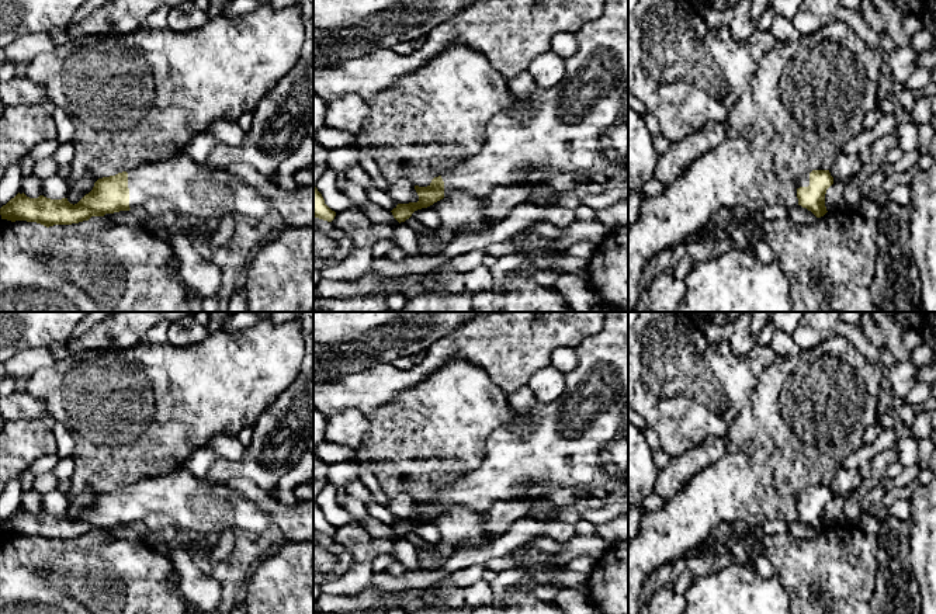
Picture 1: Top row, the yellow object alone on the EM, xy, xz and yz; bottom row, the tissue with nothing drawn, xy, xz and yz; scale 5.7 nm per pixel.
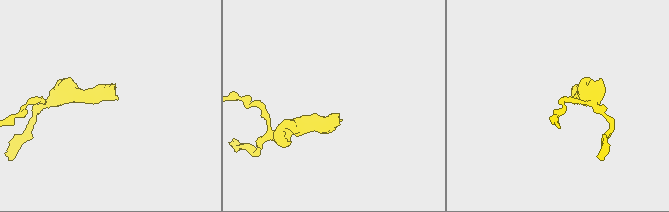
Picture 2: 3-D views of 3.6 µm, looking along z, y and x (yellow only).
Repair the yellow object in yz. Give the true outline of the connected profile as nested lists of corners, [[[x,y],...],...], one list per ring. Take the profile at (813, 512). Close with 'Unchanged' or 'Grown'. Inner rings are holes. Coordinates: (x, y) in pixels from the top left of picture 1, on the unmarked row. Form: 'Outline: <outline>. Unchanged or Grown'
Outline: [[[812,485],[802,489],[798,495],[798,520],[811,525],[817,533],[828,525],[825,521],[826,504],[833,499],[829,485]]]. Grown

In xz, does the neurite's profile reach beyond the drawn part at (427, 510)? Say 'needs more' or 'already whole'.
needs more

